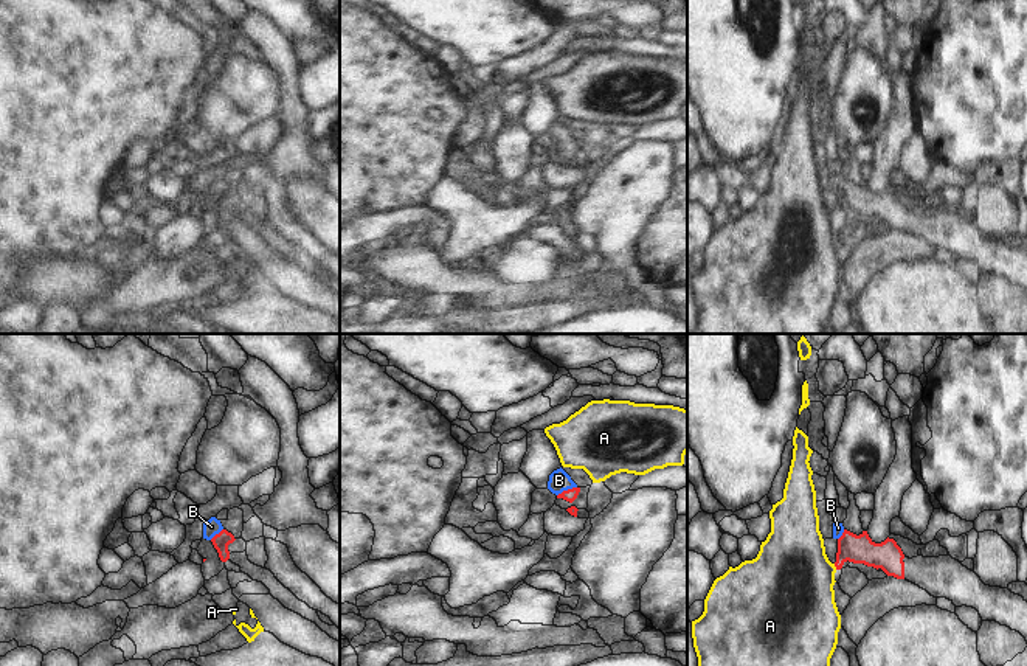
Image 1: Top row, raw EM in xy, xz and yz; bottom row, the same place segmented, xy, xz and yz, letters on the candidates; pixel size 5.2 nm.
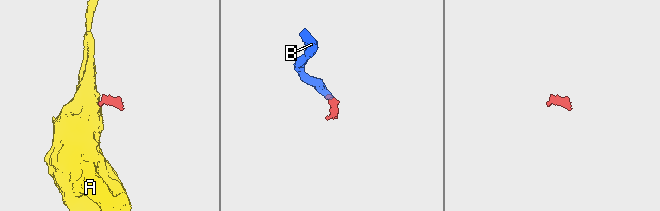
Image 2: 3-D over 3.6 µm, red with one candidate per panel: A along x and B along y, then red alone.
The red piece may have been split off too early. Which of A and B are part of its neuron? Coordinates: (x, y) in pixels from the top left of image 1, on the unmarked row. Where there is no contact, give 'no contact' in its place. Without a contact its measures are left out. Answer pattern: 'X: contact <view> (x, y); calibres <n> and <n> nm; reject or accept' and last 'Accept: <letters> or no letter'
A: contact yz (835, 218); calibres 140 and 440 nm; reject
B: contact xz (567, 143); calibres 70 and 110 nm; accept
Accept: B

